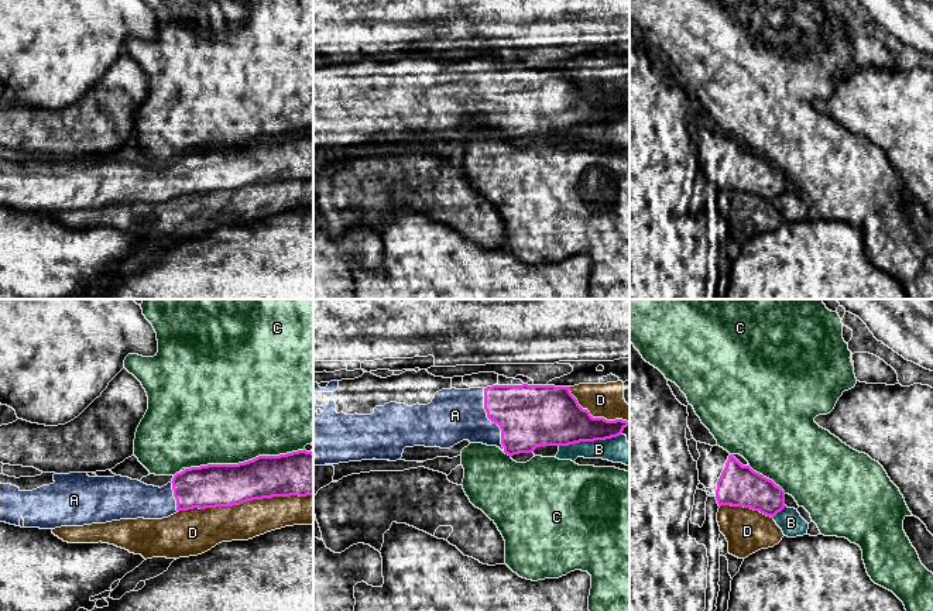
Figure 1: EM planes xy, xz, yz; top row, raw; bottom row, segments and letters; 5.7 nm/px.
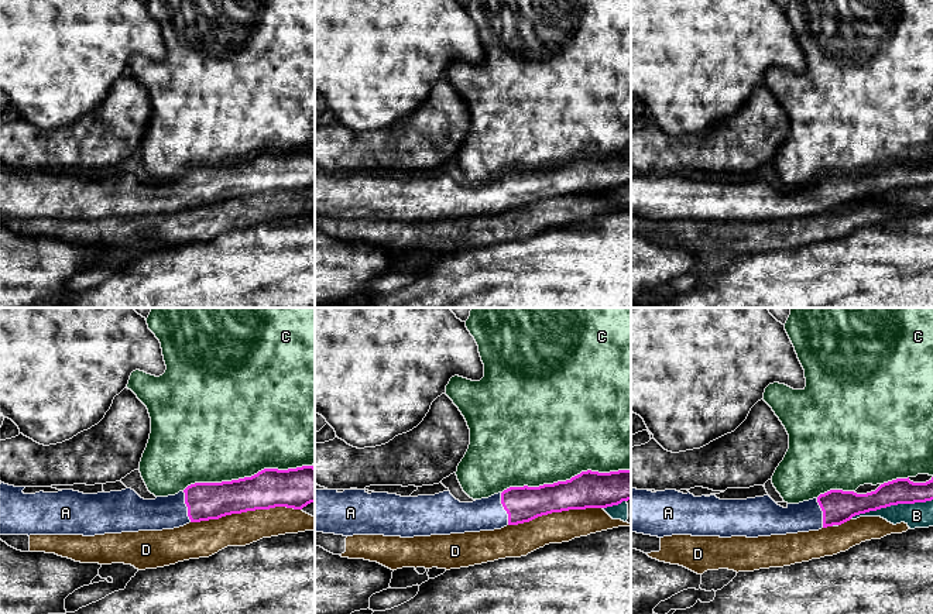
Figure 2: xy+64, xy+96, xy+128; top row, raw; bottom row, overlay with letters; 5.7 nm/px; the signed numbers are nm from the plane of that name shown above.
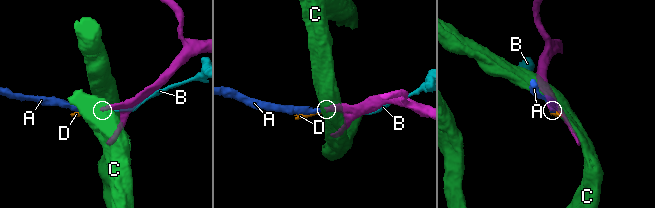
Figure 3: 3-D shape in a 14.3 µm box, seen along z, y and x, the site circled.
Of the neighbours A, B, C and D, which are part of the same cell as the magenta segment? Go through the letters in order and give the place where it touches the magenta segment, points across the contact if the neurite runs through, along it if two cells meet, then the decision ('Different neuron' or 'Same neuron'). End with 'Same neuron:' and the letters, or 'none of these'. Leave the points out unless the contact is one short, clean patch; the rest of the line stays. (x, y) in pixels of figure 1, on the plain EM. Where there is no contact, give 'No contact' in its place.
A: Touches magenta at xz (491, 105). Path across: xz (530, 100), (491, 105), (486, 99), (455, 99). Same neuron
B: Touches magenta at xz (590, 124). Different neuron
C: Touches magenta at xy (244, 146). Different neuron
D: Touches magenta at xy (244, 185). Different neuron
Same neuron: A

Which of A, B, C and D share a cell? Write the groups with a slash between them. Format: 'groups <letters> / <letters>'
groups A / B / C / D

